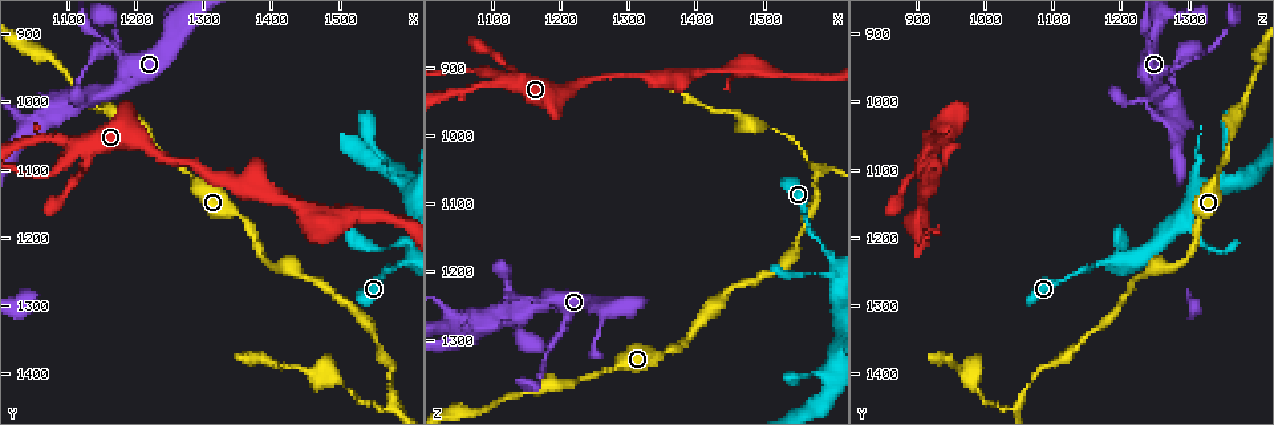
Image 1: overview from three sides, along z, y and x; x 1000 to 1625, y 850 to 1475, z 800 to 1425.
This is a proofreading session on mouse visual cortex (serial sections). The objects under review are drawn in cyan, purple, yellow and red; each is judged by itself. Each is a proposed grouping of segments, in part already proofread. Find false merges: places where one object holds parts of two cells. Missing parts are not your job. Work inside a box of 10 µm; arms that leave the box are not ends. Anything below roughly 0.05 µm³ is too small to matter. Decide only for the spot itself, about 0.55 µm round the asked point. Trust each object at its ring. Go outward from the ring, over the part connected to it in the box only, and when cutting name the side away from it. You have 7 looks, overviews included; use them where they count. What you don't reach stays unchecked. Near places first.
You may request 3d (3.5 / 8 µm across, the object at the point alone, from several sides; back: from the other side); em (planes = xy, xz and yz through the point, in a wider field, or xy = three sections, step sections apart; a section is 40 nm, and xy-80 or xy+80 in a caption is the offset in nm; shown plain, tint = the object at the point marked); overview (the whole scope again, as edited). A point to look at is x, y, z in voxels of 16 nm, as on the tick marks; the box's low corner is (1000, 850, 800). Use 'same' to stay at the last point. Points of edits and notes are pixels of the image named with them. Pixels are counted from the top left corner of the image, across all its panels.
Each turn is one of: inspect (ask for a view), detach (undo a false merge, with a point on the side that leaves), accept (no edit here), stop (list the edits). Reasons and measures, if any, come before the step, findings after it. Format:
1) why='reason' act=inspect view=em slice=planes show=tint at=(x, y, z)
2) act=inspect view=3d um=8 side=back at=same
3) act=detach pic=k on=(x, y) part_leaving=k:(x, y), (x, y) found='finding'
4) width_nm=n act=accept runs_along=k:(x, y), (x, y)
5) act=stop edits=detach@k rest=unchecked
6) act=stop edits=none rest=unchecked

why='arms part here' act=inspect view=3d um=3.5 side=back at=(1175, 930, 1320)

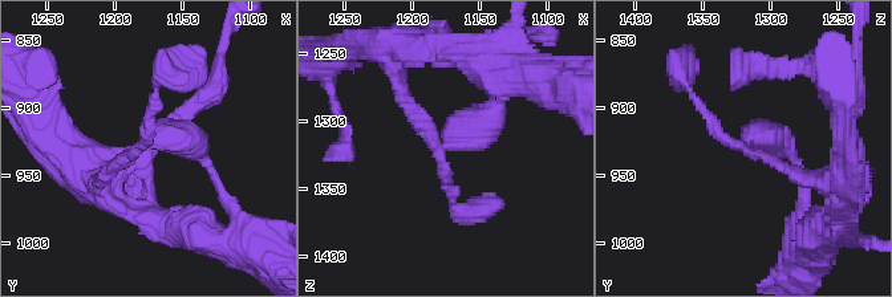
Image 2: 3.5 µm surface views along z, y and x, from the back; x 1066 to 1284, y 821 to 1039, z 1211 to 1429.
act=inspect view=em slice=xy step=3 show=tint at=(1178, 926, 1322)

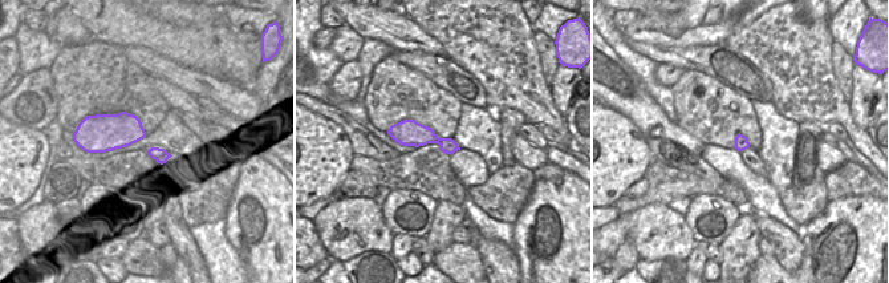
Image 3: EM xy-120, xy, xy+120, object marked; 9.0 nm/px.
act=inspect view=em slice=xy step=2 show=tint at=same

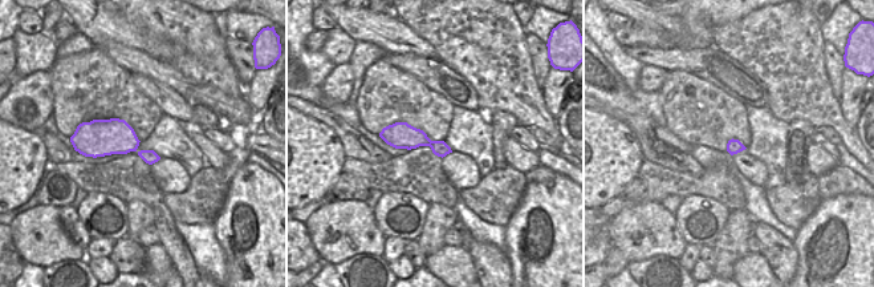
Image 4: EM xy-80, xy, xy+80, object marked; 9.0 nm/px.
act=accept found='continuous, no second cell'

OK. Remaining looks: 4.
why='side arm on a straight run' act=inspect view=3d um=3.5 at=(1095, 1065, 925)

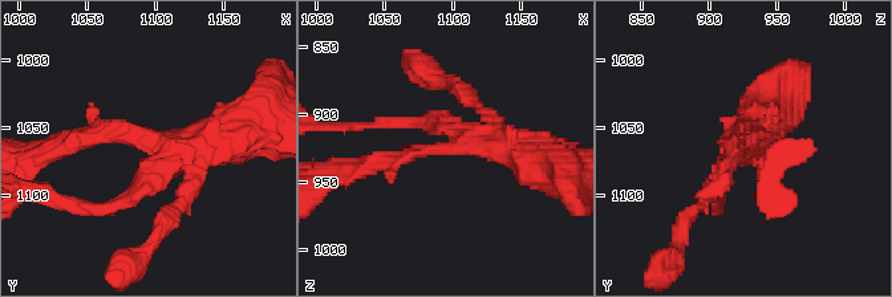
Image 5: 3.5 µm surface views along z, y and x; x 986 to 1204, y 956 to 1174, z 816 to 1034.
arms=3 arm_widths_nm=200,200,450 why='now the EM' act=inspect view=em slice=xy step=3 show=tint at=(1098, 1062, 924)

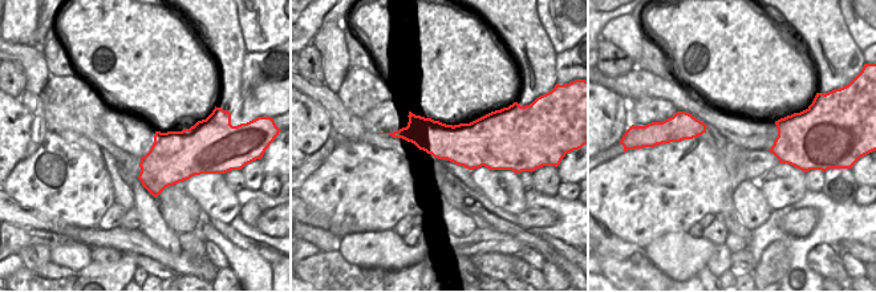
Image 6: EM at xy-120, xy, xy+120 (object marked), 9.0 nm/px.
why='another direction' act=inspect view=em slice=xy step=5 show=tint at=same

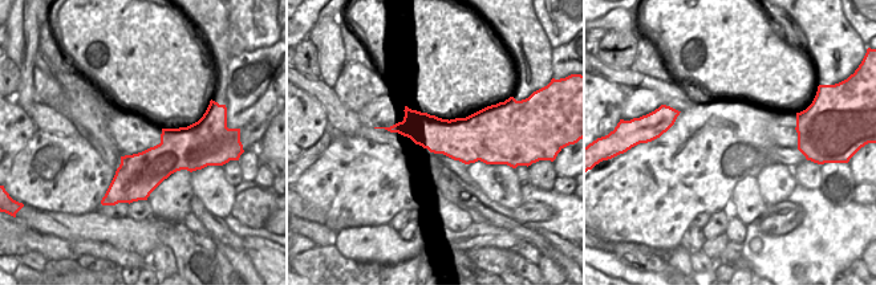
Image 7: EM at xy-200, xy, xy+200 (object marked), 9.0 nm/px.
act=accept runs_along=5:(539, 157), (465, 143), (364, 167) found='continuous, no second cell'

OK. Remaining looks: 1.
act=stop edits=none rest=unchecked

